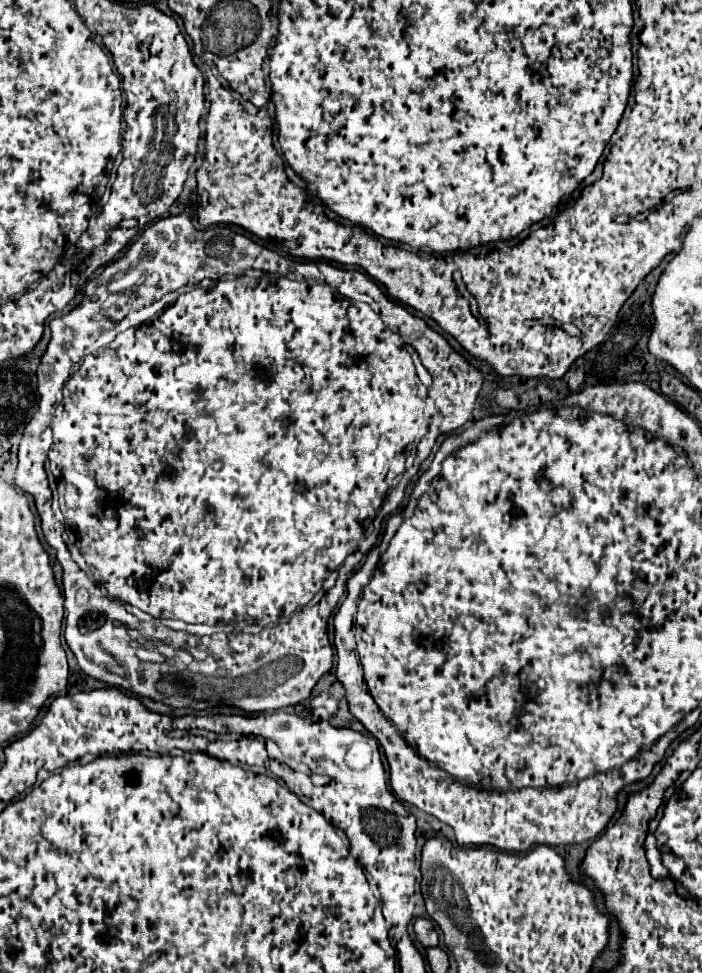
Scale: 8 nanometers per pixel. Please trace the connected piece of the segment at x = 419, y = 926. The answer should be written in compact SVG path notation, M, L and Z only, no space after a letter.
M417 918L415 924L413 924L413 928L415 928L417 940L419 940L425 948L439 944L439 936L437 936L431 920L427 920L427 918Z

